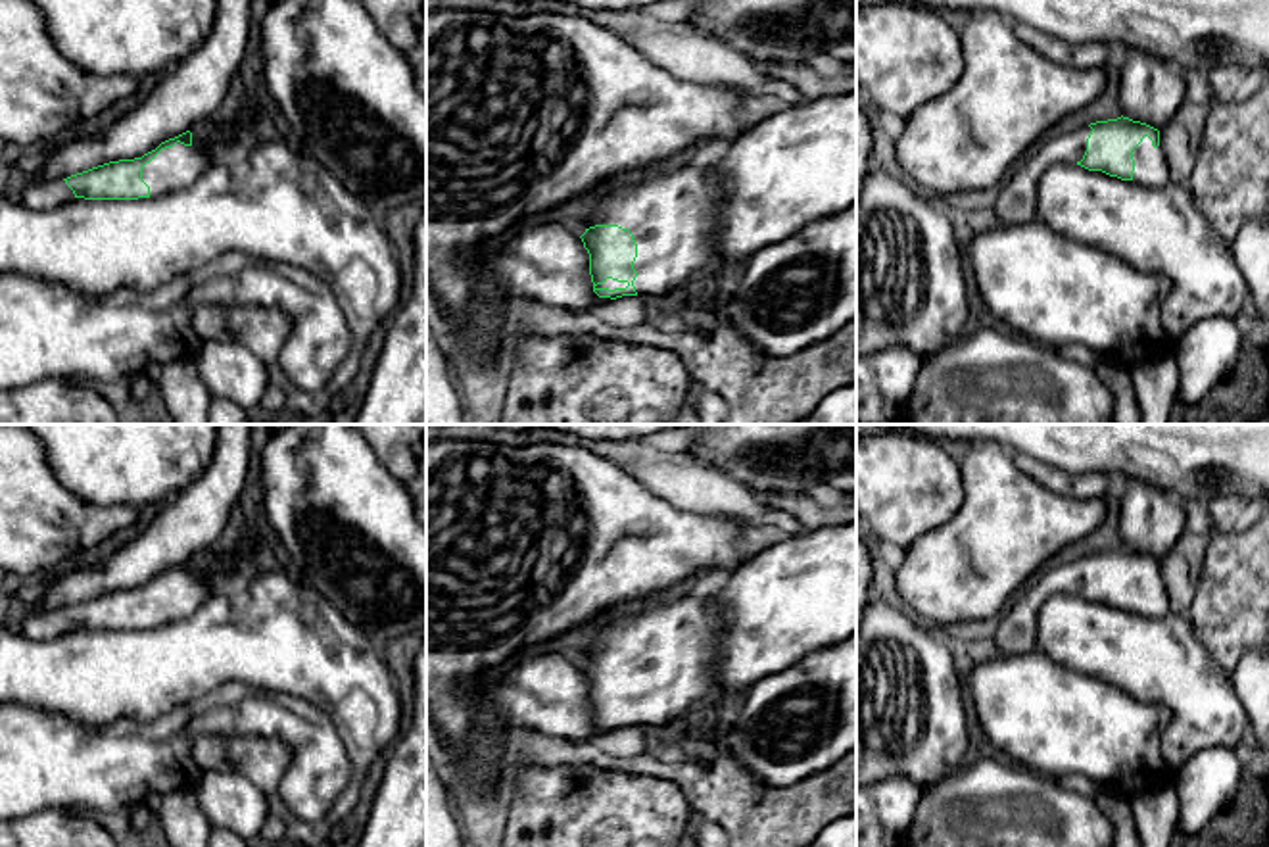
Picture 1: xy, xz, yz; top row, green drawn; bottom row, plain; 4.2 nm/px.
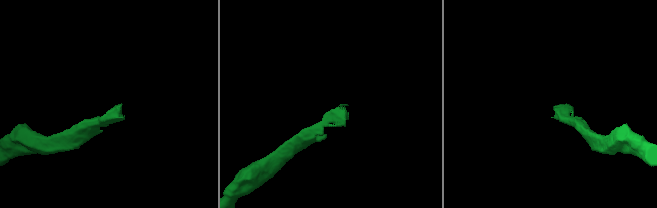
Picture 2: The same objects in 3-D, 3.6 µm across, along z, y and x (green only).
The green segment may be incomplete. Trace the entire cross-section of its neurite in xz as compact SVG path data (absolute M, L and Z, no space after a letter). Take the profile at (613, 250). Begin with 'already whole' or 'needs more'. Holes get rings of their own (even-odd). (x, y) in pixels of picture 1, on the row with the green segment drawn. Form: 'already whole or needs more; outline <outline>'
needs more; outline M710 167L655 169L647 179L614 188L597 202L580 236L589 254L593 292L605 302L622 296L664 296L716 259L716 225L722 207L718 177Z

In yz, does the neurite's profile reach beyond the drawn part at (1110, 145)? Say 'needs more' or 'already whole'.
needs more

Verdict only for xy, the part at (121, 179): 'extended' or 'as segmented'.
extended

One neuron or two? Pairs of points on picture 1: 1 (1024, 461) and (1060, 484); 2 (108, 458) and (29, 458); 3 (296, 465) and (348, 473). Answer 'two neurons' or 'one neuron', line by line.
1: one neuron
2: two neurons
3: one neuron

